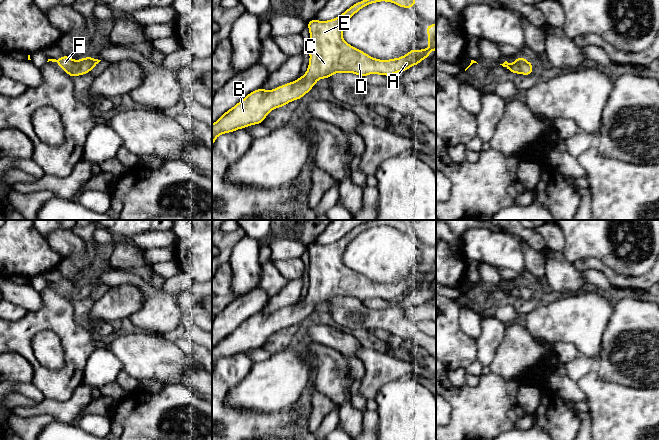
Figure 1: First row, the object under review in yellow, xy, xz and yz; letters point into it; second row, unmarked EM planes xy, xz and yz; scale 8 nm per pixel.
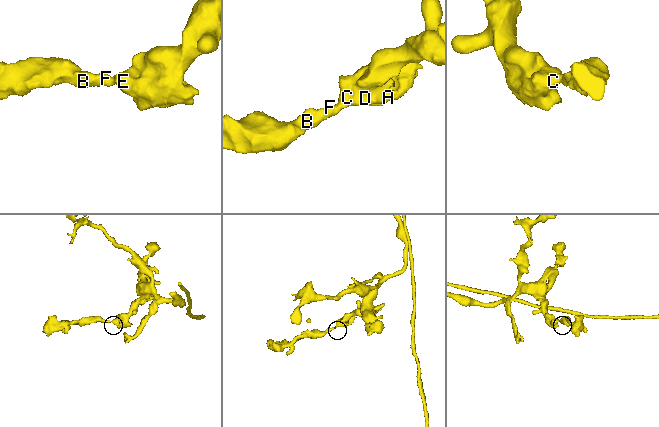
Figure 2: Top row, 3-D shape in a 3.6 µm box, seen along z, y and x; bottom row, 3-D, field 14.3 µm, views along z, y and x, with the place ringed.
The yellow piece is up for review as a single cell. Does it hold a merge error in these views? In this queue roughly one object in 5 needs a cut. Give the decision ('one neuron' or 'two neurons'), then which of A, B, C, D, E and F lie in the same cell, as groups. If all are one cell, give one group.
one neuron | A B C D E F

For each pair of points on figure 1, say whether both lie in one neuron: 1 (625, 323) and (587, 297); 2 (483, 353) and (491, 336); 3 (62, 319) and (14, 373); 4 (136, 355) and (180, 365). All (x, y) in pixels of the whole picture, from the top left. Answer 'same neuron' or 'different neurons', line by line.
1: different neurons
2: same neuron
3: different neurons
4: same neuron

